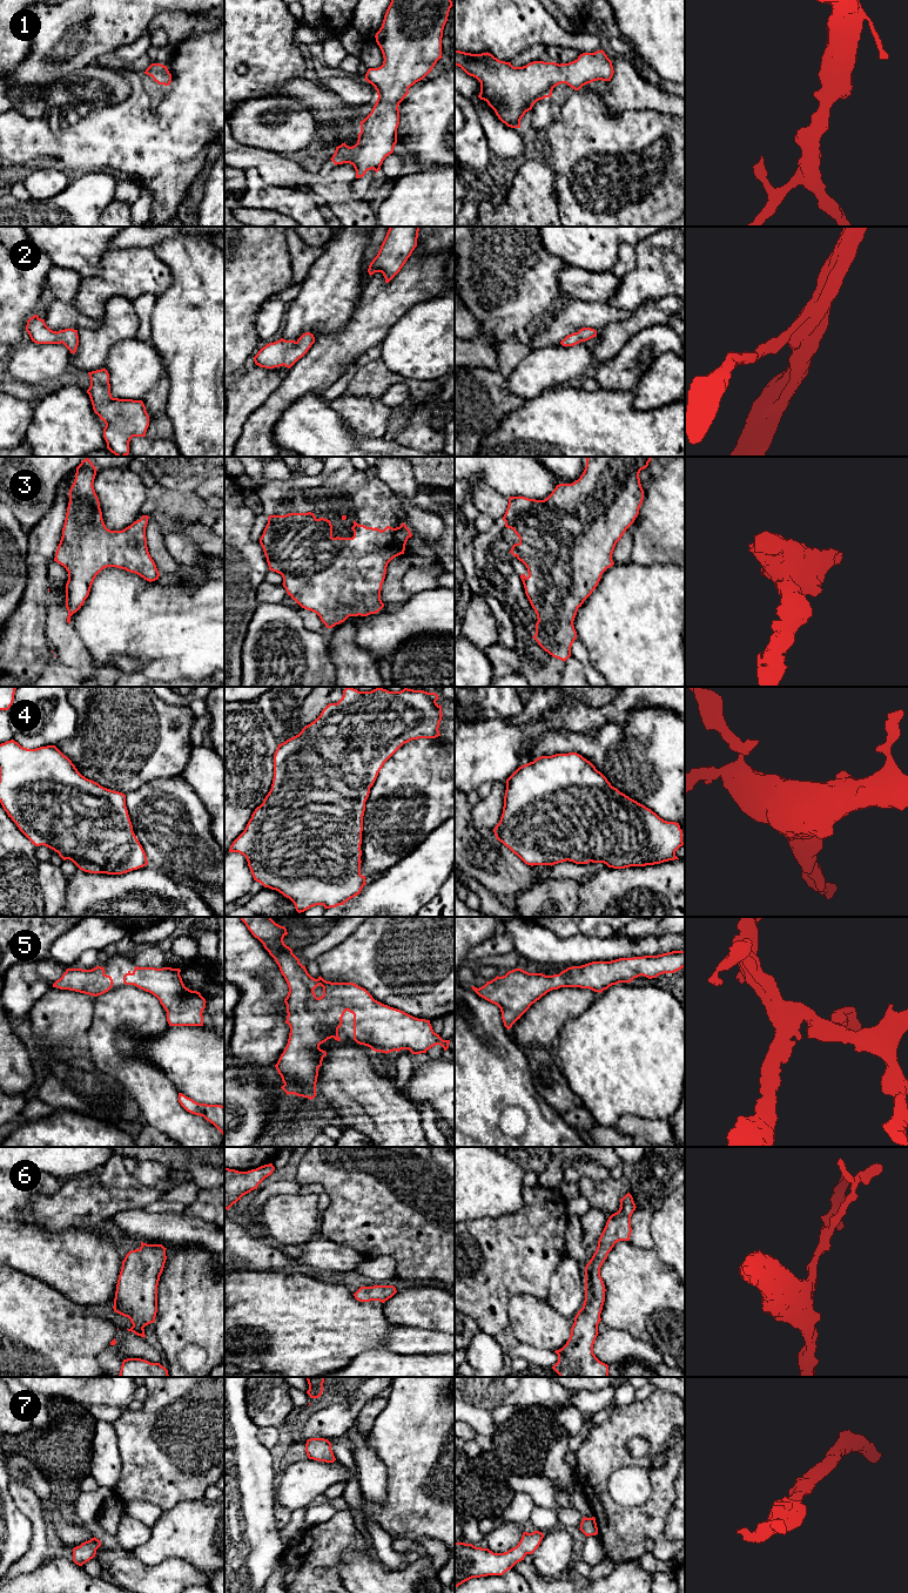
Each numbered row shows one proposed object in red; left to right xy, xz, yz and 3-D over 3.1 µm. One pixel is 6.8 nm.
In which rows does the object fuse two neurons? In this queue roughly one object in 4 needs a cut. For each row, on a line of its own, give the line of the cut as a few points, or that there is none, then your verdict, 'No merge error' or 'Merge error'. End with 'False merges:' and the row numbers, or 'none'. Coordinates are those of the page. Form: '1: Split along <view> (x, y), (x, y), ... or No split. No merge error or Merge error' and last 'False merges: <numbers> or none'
1: No split. No merge error
2: No split. No merge error
3: No split. No merge error
4: No split. No merge error
5: No split. No merge error
6: No split. No merge error
7: No split. No merge error
False merges: none

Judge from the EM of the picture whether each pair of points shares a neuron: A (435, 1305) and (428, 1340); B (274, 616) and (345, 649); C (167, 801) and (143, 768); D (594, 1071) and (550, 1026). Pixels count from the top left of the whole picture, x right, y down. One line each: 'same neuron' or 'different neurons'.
A: different neurons
B: different neurons
C: different neurons
D: different neurons

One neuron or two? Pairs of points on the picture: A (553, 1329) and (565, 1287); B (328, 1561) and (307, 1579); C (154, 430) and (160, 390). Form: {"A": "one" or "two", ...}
{"A": "two", "B": "one", "C": "one"}

